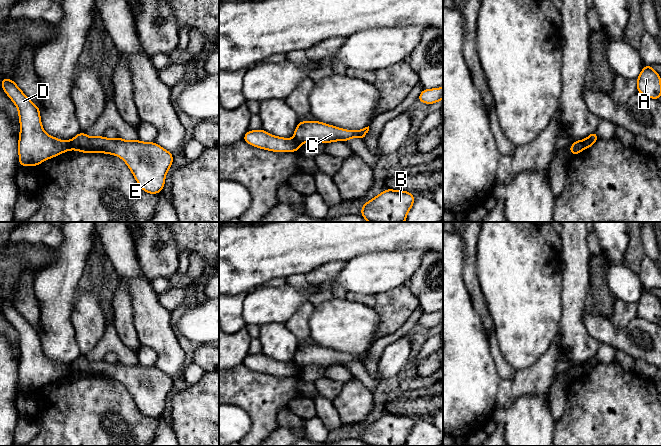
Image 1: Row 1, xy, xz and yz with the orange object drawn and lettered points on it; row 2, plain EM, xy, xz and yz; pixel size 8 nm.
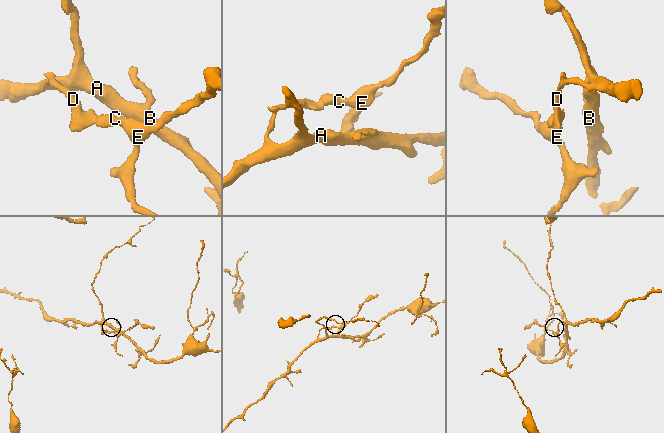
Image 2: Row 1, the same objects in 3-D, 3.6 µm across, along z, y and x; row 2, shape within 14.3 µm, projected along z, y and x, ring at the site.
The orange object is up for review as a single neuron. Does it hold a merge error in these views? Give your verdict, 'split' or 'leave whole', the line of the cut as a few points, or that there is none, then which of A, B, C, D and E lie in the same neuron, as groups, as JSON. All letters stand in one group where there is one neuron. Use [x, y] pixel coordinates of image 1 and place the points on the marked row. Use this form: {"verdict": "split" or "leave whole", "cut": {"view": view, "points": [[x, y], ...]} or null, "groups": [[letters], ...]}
{"verdict": "split", "cut": {"view": "yz", "points": [[583, 140], [584, 148]]}, "groups": [["A", "B", "D"], ["C", "E"]]}

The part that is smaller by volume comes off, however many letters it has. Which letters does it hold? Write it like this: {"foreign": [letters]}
{"foreign": ["C", "E"]}

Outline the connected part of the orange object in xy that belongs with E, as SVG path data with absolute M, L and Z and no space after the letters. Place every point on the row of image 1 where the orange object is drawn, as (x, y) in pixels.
M82 131L69 142L71 150L83 153L107 153L120 157L146 193L158 194L173 162L173 154L155 142L126 141L120 137L90 137Z

